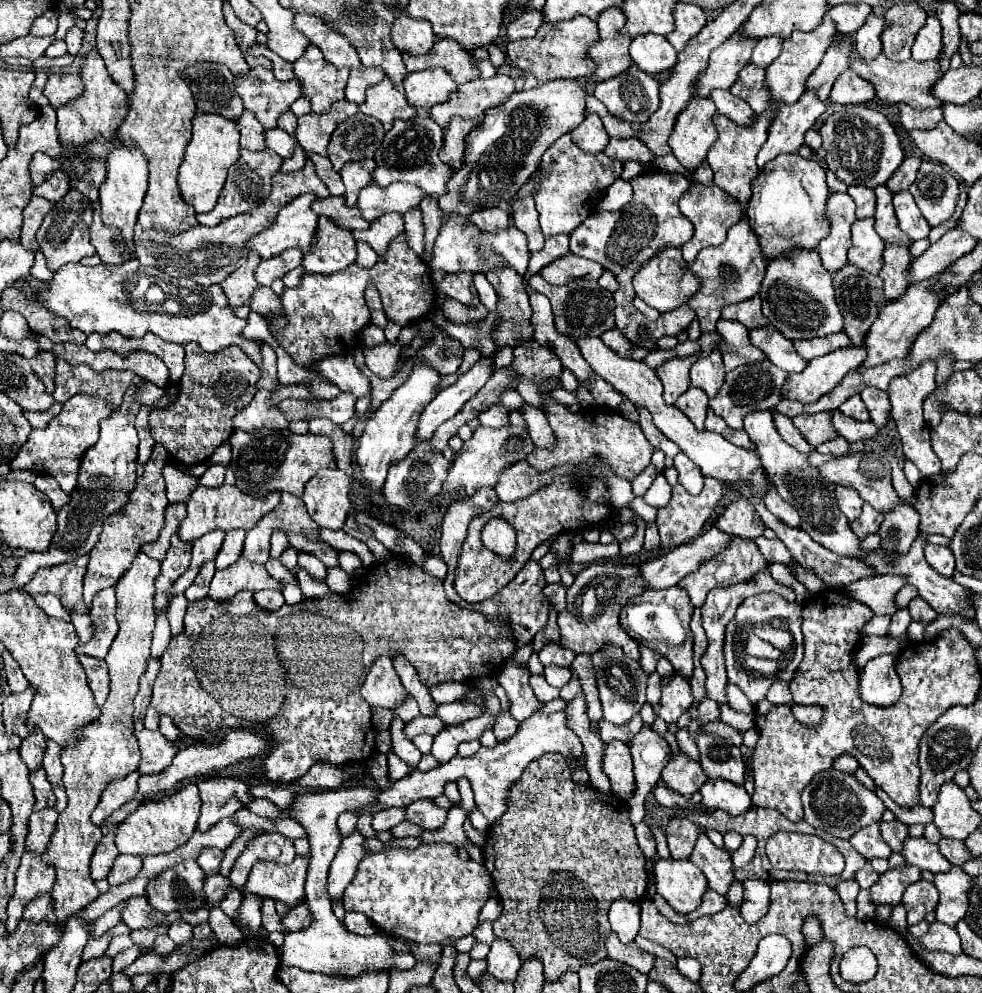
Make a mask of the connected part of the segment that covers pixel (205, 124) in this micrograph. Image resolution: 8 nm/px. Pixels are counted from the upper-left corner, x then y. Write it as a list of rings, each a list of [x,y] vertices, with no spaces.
[[[197,114],[193,118],[193,138],[187,144],[185,160],[179,168],[179,188],[187,204],[197,212],[215,208],[219,192],[225,184],[227,168],[239,158],[239,130],[233,120],[219,114]]]

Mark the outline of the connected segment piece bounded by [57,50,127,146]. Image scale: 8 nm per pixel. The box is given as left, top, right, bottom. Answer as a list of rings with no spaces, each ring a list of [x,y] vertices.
[[[91,50],[89,54],[83,56],[83,66],[79,76],[85,86],[85,92],[73,98],[71,102],[67,102],[65,106],[57,108],[57,132],[63,146],[69,146],[69,144],[83,146],[87,142],[97,140],[97,134],[101,134],[103,138],[109,138],[127,116],[127,106],[125,106],[127,94],[119,88],[119,84],[113,82],[97,50]]]

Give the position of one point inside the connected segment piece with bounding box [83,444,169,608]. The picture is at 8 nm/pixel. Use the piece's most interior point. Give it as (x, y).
(140, 522)

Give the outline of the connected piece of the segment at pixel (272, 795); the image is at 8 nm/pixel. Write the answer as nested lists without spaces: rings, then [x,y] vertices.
[[[259,784],[259,786],[253,786],[251,788],[253,796],[255,798],[267,798],[271,800],[277,808],[287,808],[289,804],[293,804],[297,792],[289,786],[283,786],[283,784]]]

